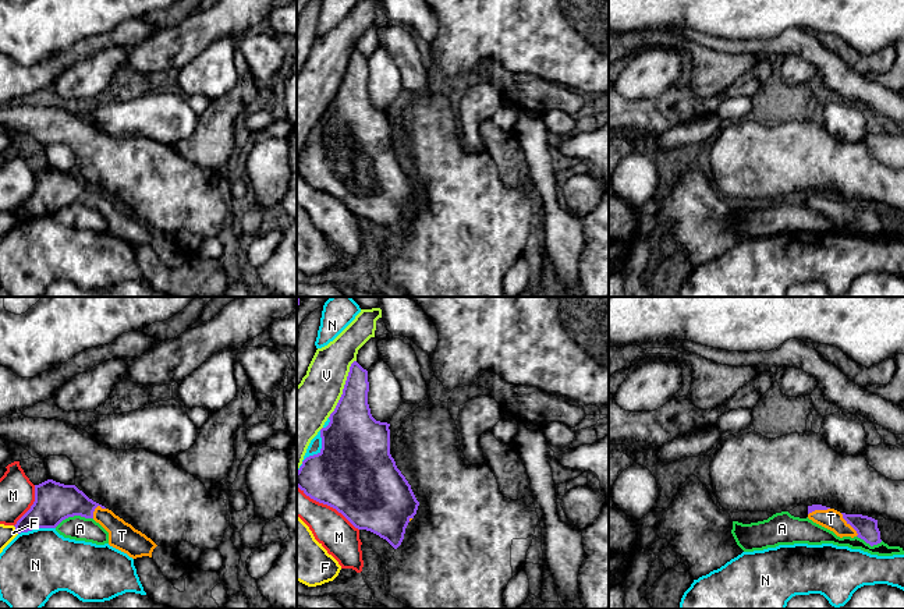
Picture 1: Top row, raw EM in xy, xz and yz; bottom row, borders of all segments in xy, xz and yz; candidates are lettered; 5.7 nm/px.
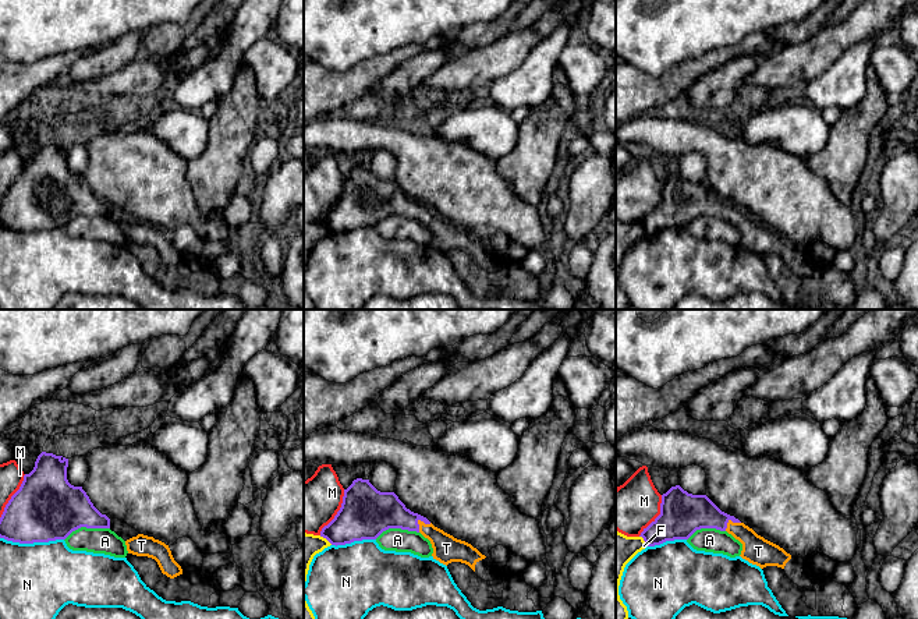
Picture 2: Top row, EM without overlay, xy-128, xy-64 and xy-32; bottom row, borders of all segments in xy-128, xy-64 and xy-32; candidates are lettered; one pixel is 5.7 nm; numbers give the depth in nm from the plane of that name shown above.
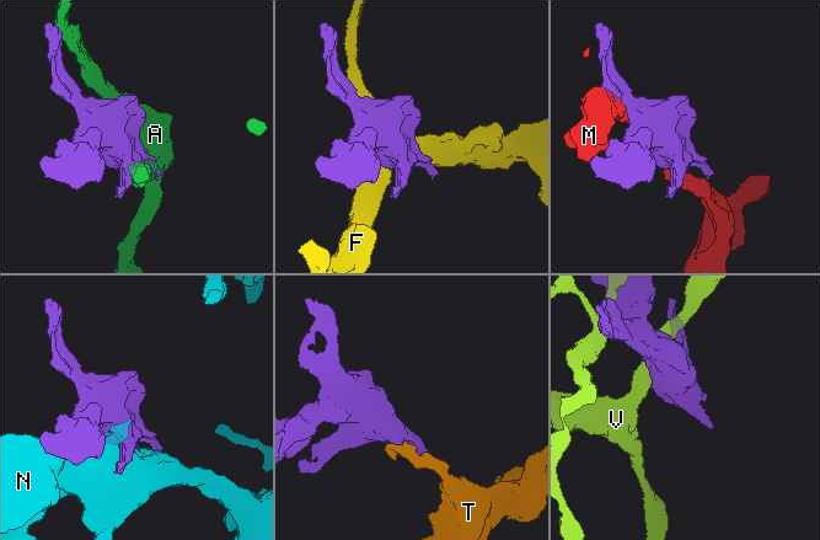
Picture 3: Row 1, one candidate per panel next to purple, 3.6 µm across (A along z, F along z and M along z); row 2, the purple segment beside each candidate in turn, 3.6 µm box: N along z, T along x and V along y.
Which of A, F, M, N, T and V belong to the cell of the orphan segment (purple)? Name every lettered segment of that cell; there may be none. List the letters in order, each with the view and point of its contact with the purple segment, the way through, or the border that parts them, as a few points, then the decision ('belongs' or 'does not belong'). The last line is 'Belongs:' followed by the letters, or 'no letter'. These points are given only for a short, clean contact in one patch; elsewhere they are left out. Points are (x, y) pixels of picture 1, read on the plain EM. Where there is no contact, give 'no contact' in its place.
A: contact xy (73, 204); does not belong
F: contact xy (16, 216); border xy (13, 213), (18, 220); does not belong
M: contact xz (328, 193); does not belong
N: contact xy (36, 215); does not belong
T: contact yz (848, 211); belongs
V: contact xz (343, 77); does not belong
Belongs: T

